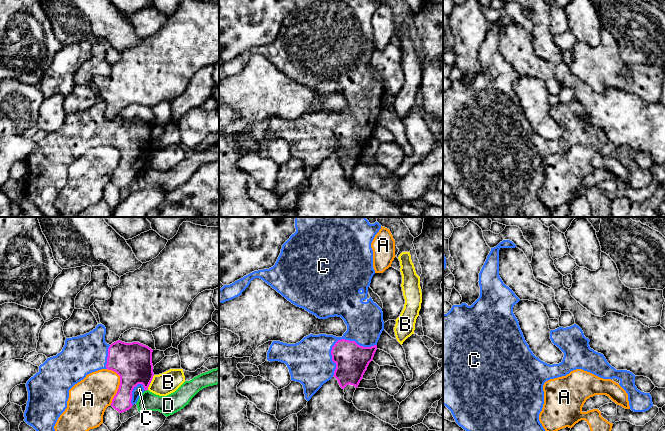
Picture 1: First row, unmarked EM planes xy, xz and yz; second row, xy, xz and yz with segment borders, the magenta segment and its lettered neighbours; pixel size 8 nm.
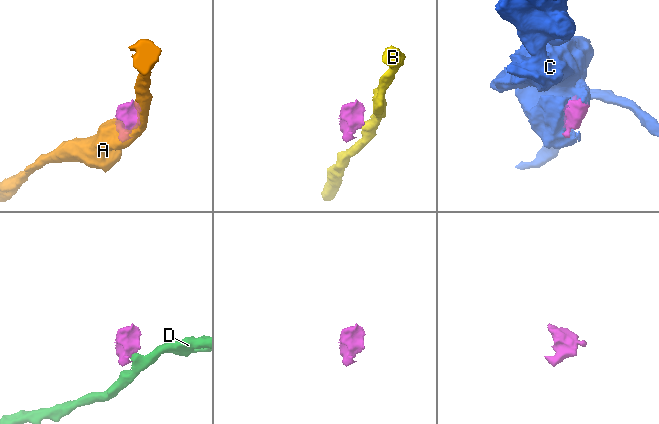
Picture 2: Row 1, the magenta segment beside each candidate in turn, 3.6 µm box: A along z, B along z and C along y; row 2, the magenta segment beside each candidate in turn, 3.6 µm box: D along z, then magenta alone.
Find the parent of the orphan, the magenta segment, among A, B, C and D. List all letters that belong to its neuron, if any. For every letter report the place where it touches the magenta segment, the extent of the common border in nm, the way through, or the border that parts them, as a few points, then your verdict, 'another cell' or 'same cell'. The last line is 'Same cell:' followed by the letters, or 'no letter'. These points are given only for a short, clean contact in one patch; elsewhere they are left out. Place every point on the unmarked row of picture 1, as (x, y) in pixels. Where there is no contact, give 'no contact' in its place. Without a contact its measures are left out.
A: contact xy (120, 160); length 300 nm; another cell
B: contact xy (150, 158); length 130 nm; border xy (154, 151), (147, 165); another cell
C: contact xz (339, 116); length 440 nm; same cell
D: contact xy (146, 165); length 30 nm; border xy (147, 165), (145, 167); another cell
Same cell: C

